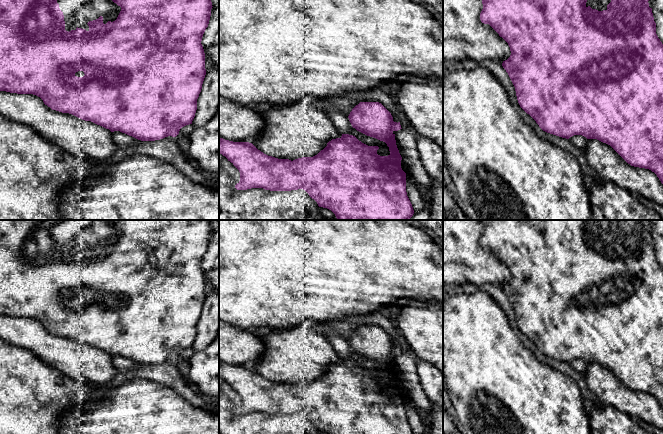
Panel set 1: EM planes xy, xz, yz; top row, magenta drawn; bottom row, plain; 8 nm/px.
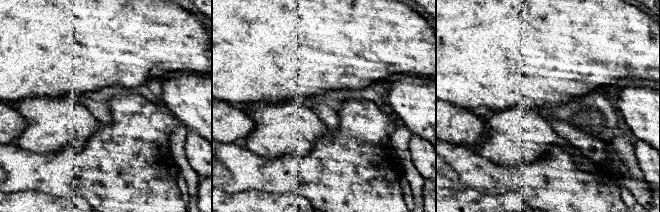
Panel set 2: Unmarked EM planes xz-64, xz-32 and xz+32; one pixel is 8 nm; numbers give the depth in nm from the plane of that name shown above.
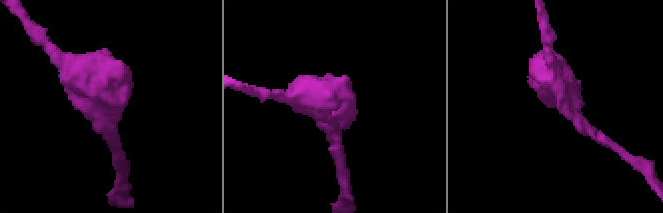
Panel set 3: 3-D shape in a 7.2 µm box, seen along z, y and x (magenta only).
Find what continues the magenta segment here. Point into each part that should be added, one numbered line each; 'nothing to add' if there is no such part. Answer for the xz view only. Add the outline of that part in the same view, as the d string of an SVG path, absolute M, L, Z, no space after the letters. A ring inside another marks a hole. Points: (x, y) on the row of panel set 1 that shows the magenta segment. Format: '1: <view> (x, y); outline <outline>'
nothing to add

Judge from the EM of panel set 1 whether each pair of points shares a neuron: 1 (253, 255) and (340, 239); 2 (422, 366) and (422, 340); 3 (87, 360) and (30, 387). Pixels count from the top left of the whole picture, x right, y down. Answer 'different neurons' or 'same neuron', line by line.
1: same neuron
2: different neurons
3: different neurons

